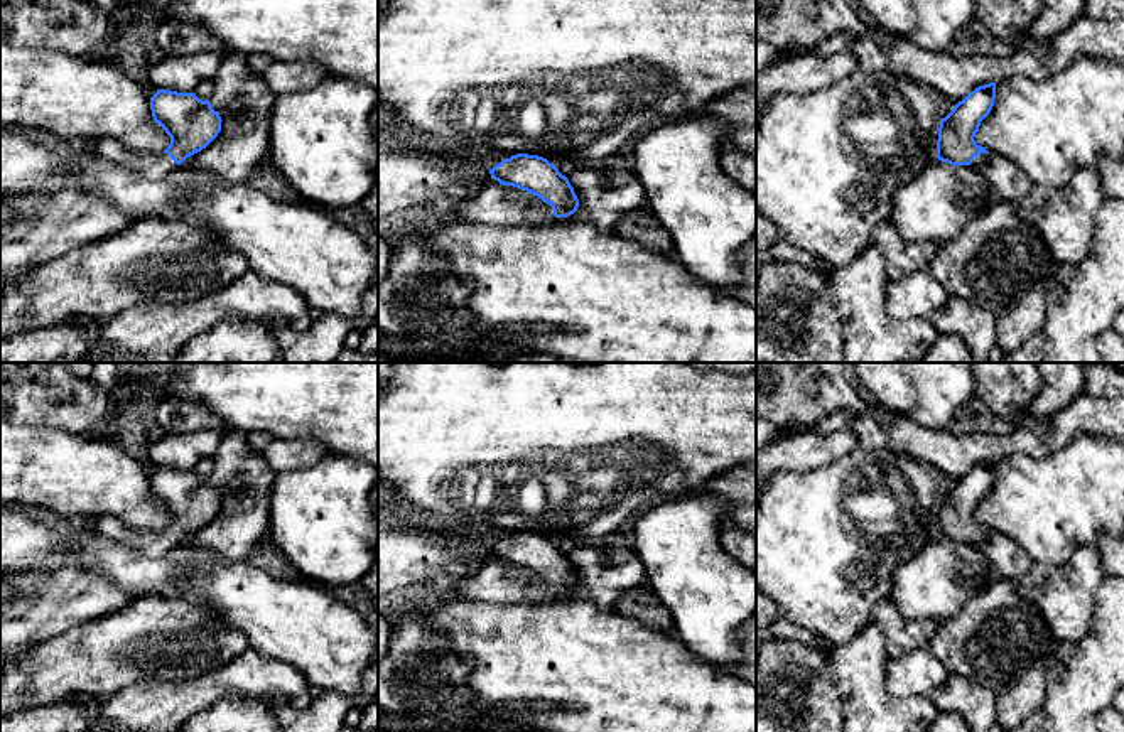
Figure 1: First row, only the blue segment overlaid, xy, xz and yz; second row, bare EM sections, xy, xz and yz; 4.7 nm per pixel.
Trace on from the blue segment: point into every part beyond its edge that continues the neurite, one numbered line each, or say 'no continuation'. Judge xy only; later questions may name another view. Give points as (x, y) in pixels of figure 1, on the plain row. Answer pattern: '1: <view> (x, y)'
1: xy (37, 602)

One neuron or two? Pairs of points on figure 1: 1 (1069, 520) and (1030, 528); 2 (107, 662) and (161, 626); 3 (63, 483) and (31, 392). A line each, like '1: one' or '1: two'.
1: one
2: one
3: two

